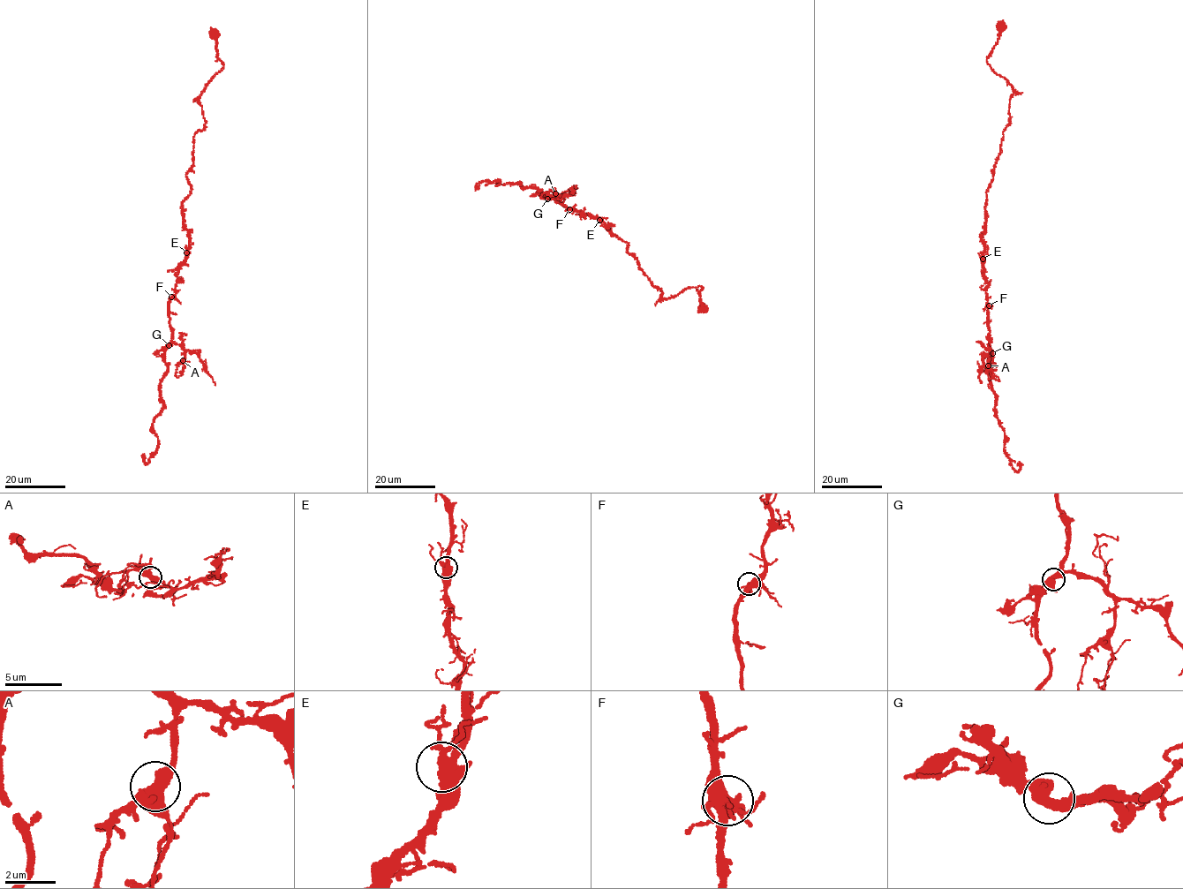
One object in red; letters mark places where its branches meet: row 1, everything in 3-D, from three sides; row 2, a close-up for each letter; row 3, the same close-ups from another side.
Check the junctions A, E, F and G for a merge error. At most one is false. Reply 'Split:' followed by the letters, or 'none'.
Split: G

